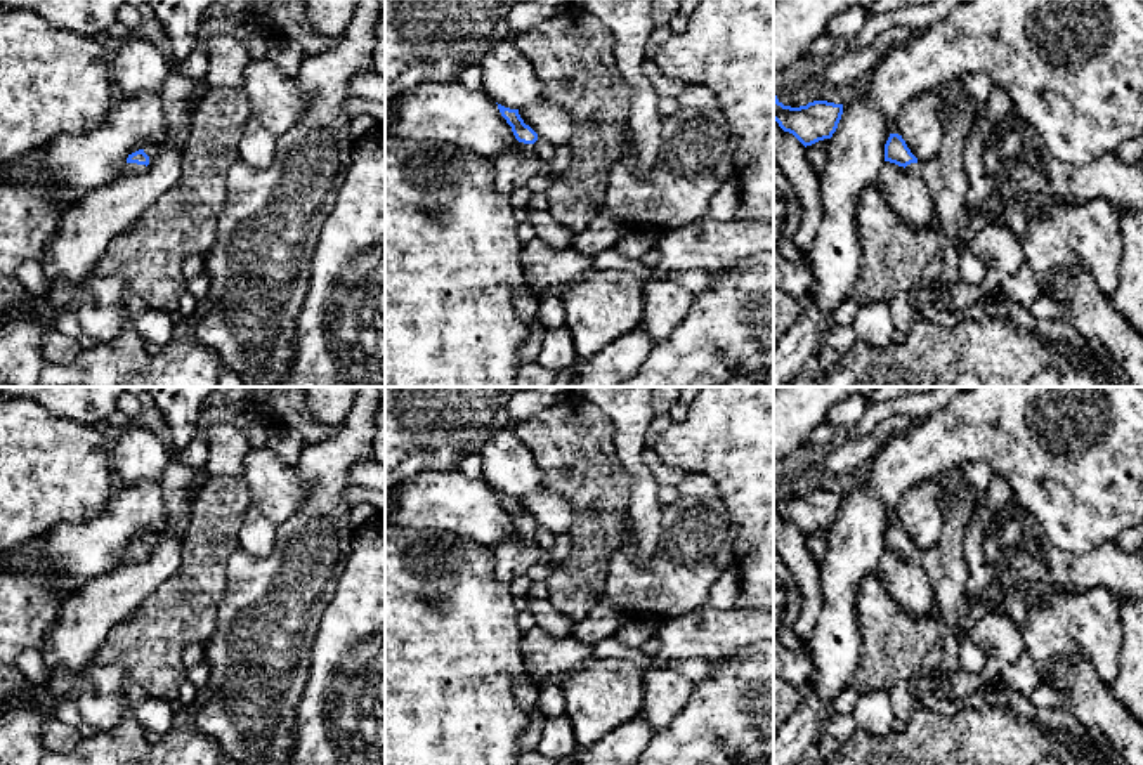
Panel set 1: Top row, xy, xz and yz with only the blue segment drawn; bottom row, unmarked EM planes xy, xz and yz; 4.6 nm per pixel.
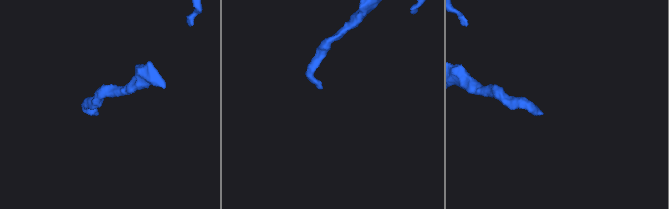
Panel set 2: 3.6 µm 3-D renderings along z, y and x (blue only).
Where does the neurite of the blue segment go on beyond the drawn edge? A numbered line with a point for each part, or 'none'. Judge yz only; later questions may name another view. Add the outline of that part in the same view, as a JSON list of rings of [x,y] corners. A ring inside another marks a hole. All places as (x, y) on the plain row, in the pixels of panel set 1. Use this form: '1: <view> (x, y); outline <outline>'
1: yz (946, 566); outline [[[954,468],[945,481],[944,529],[938,541],[928,550],[905,555],[909,562],[919,566],[928,574],[935,602],[957,638],[968,635],[964,619],[970,607],[966,597],[970,569],[963,546],[976,503],[978,494],[975,487],[959,468]]]

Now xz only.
1: xz (515, 555); outline [[[519,529],[517,533],[517,538],[508,538],[491,546],[491,552],[496,557],[494,576],[506,585],[527,574],[527,571],[545,557],[534,533]]]

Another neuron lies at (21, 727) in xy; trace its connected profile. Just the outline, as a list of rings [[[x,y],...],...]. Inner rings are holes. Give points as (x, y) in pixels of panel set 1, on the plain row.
[[[38,701],[0,715],[0,765],[40,765],[42,729],[49,711]]]

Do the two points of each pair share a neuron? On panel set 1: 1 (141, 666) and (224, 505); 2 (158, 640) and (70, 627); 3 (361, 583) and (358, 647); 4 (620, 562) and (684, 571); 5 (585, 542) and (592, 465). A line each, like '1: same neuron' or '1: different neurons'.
1: same neuron
2: different neurons
3: same neuron
4: same neuron
5: same neuron

